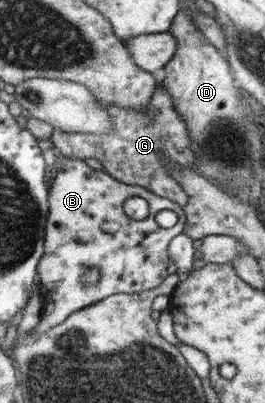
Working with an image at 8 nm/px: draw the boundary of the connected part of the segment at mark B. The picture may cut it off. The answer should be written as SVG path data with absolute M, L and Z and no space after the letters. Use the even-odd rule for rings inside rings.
M59 157L56 160L55 176L53 176L51 183L48 199L50 201L48 223L45 224L44 252L40 256L37 267L37 274L40 276L38 281L41 284L38 291L43 300L42 315L36 327L30 332L31 334L39 334L39 336L43 332L47 332L48 328L53 328L63 322L71 312L108 296L119 293L136 294L155 288L167 276L168 244L181 232L181 228L185 224L181 205L177 206L172 201L159 197L147 189L123 184L88 161ZM131 197L143 198L147 202L148 216L146 220L131 220L123 212L123 202ZM164 208L175 212L177 216L176 223L170 228L161 228L155 223L155 213ZM87 268L99 270L97 272L99 280L97 280L95 290L83 288L79 282L81 274Z

